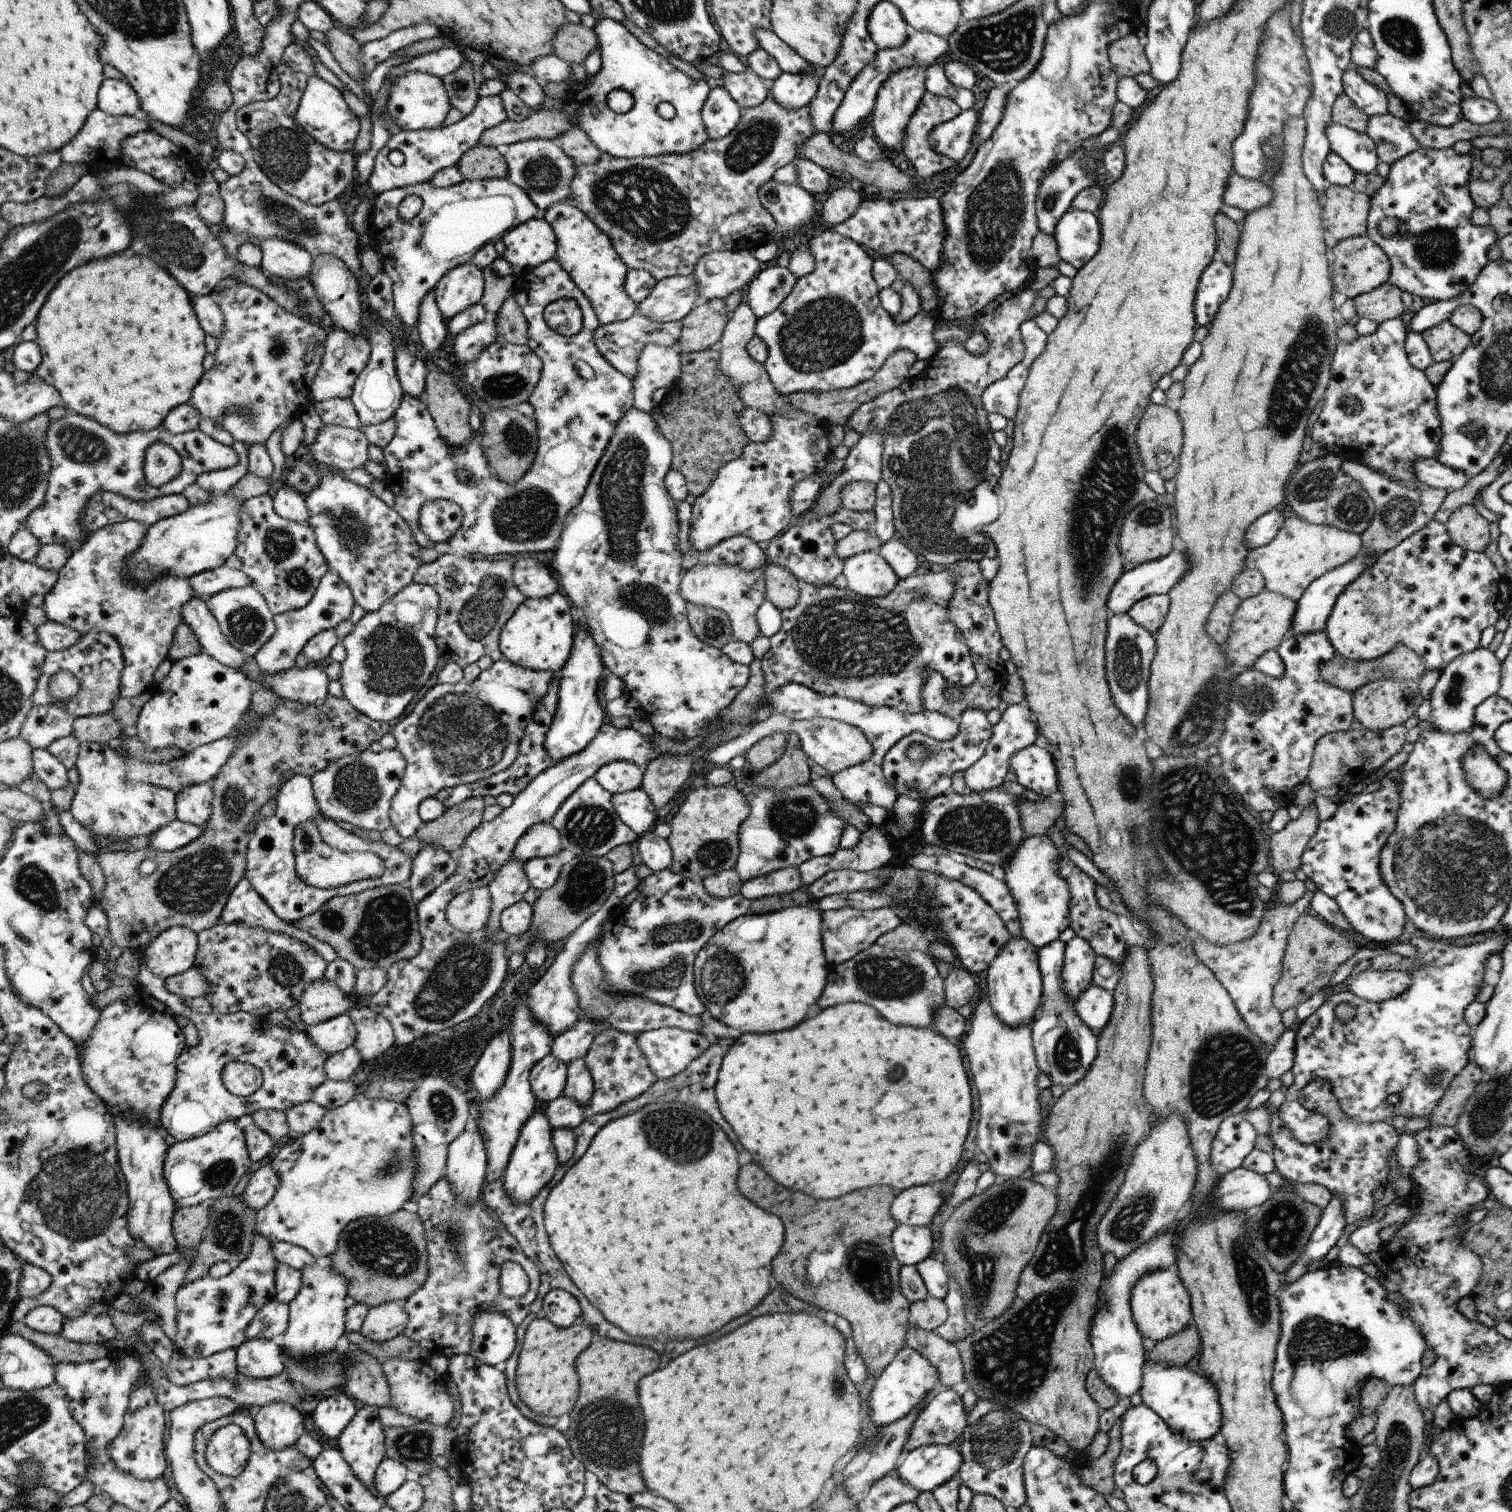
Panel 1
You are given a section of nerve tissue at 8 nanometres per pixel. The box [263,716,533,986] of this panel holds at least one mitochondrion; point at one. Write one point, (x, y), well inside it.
(381, 928)

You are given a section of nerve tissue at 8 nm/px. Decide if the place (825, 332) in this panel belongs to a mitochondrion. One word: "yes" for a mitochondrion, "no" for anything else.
yes

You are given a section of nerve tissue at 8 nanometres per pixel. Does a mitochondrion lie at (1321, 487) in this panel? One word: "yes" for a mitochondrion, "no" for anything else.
yes

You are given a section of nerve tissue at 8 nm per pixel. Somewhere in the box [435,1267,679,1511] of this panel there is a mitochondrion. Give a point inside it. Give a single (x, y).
(611, 1428)

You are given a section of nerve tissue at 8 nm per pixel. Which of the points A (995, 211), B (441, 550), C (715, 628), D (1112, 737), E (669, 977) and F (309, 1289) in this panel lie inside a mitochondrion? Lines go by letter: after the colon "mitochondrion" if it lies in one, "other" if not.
A: mitochondrion
B: other
C: mitochondrion
D: other
E: mitochondrion
F: other

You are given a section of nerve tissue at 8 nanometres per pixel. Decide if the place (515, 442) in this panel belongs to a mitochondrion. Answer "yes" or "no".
yes

